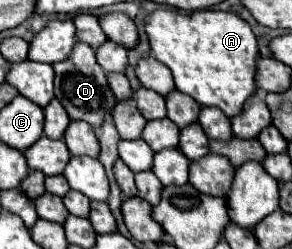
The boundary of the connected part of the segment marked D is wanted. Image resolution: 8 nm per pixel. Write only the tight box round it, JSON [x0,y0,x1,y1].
[52,42,116,128]

